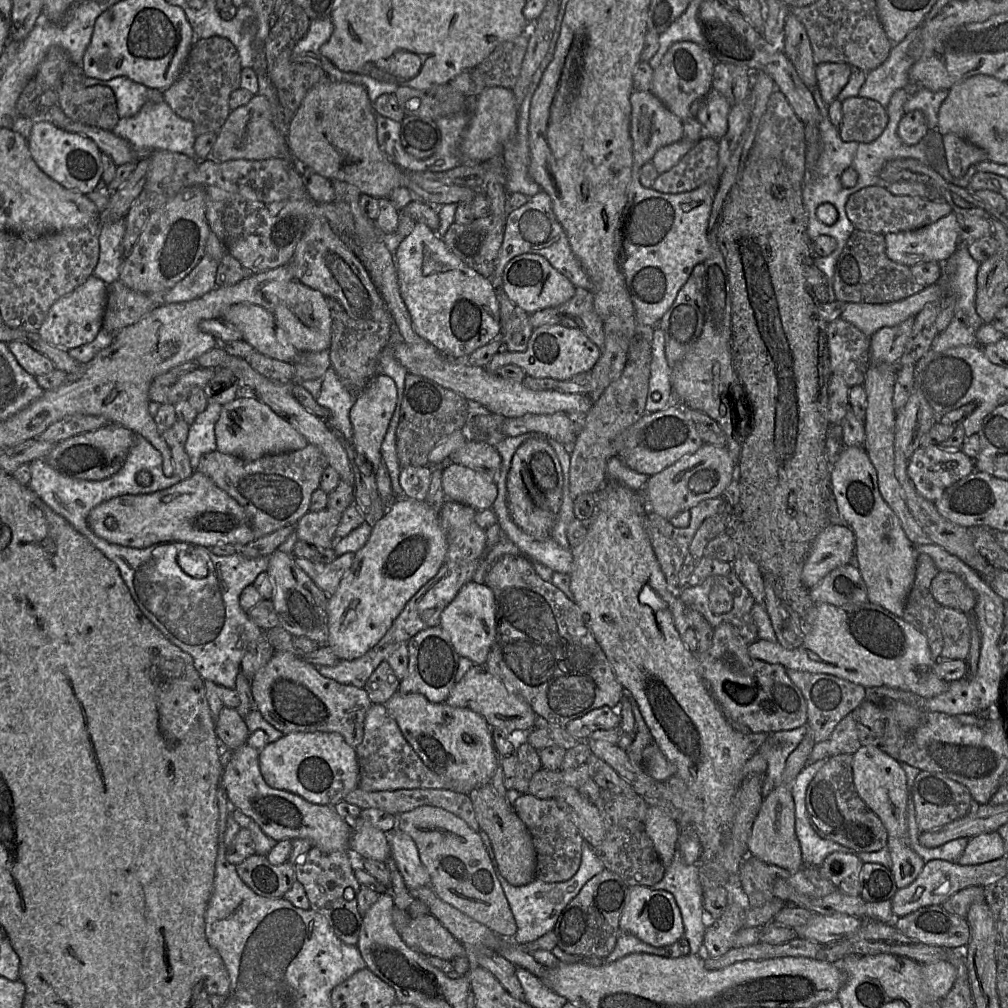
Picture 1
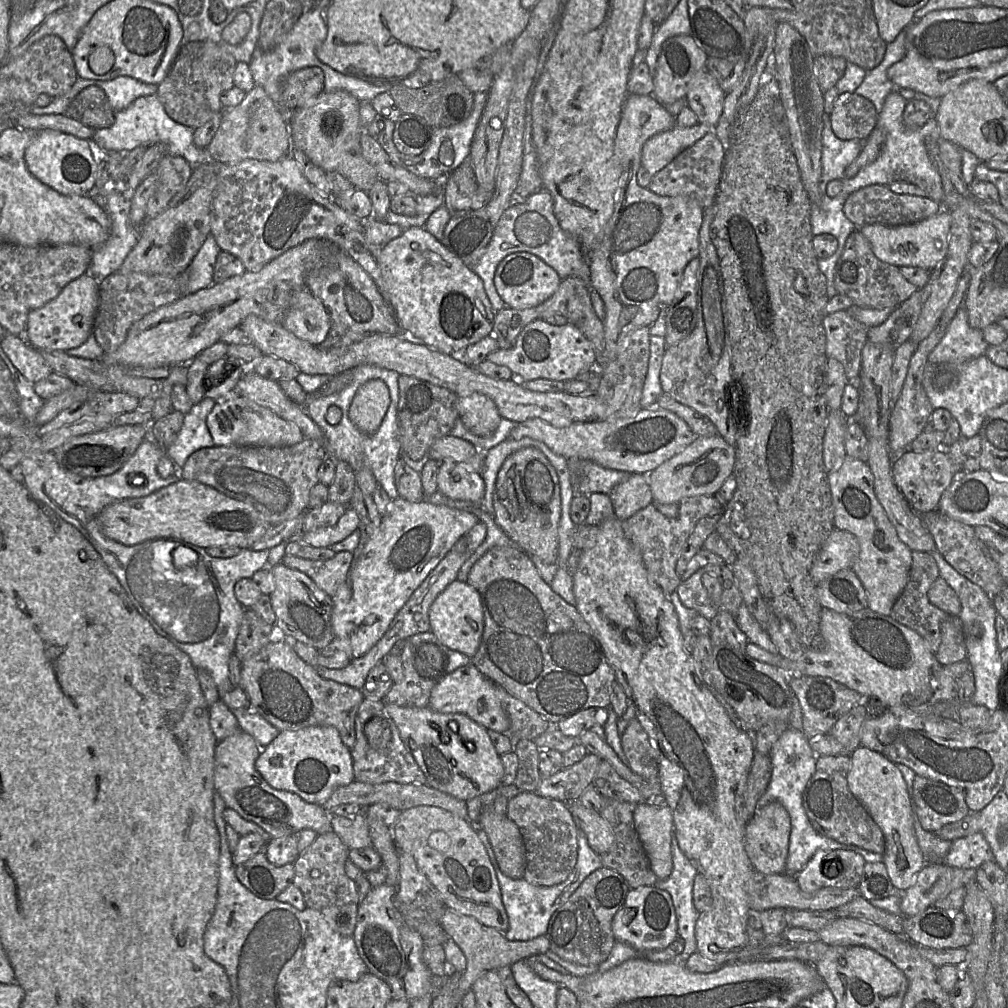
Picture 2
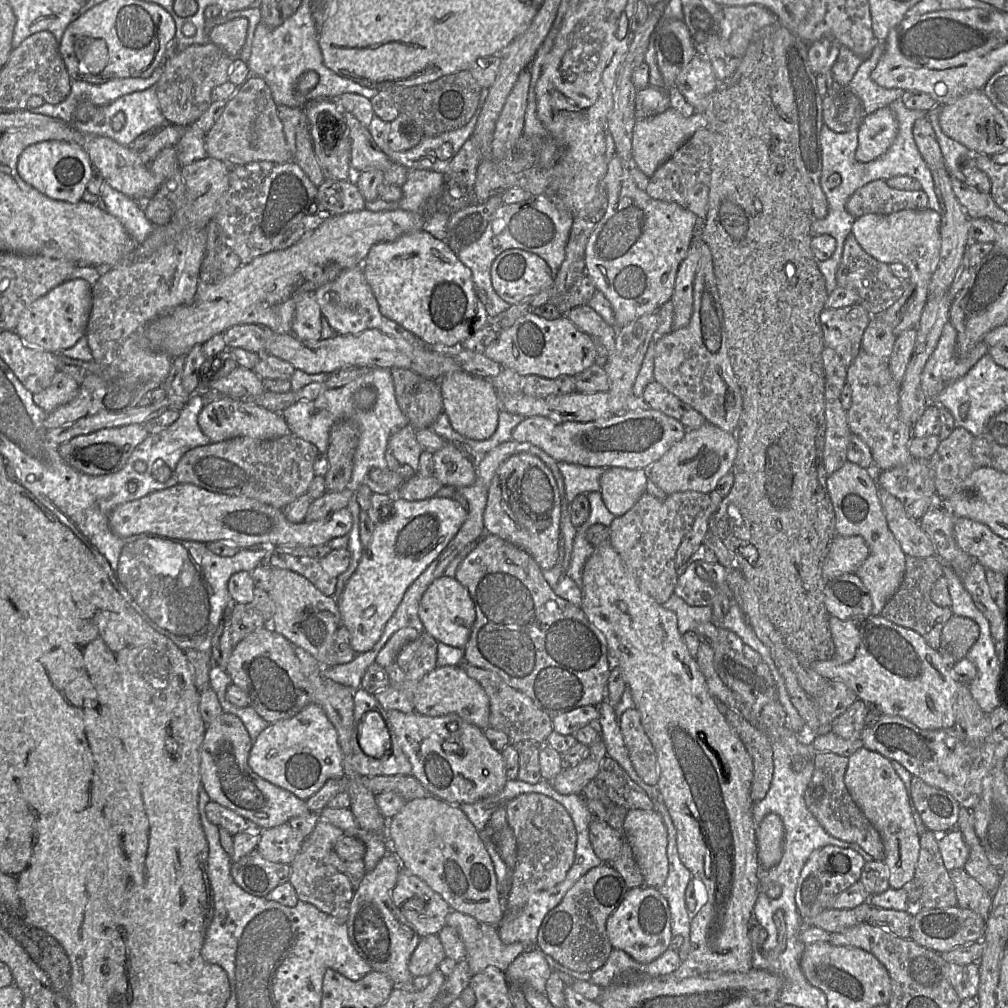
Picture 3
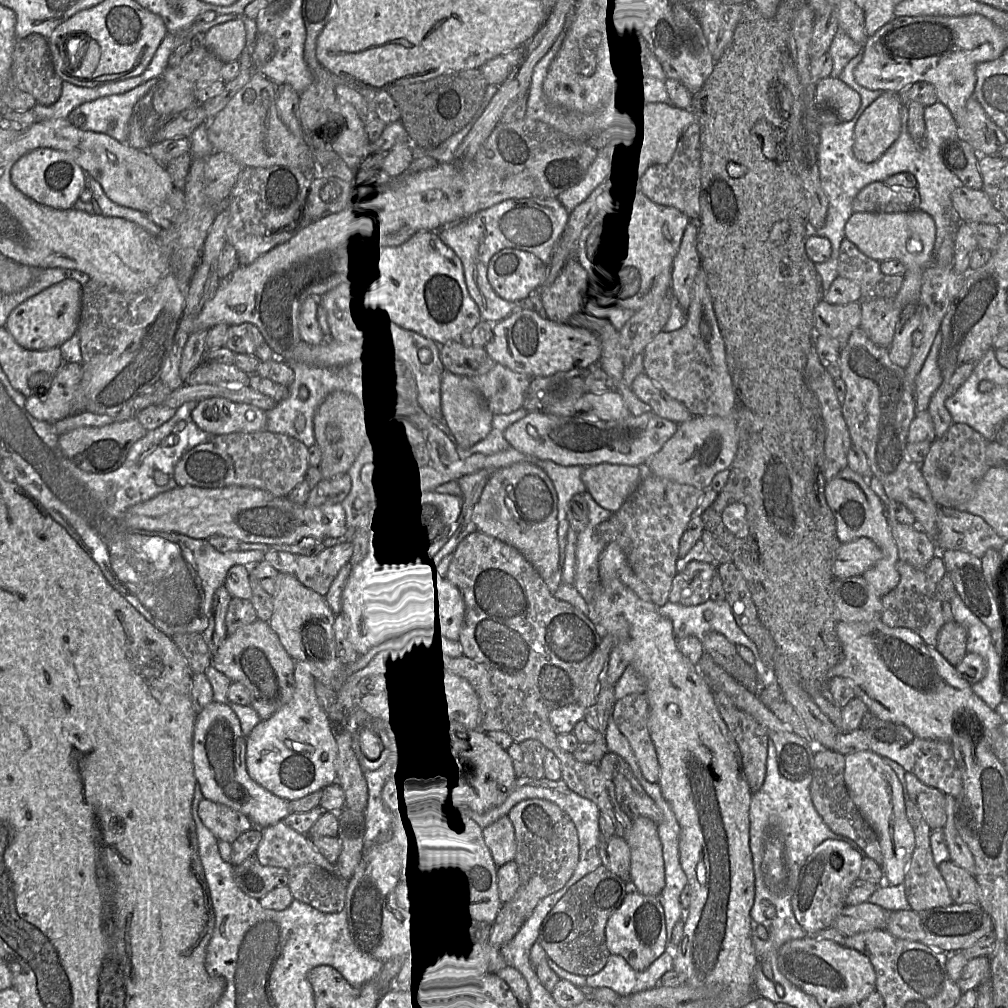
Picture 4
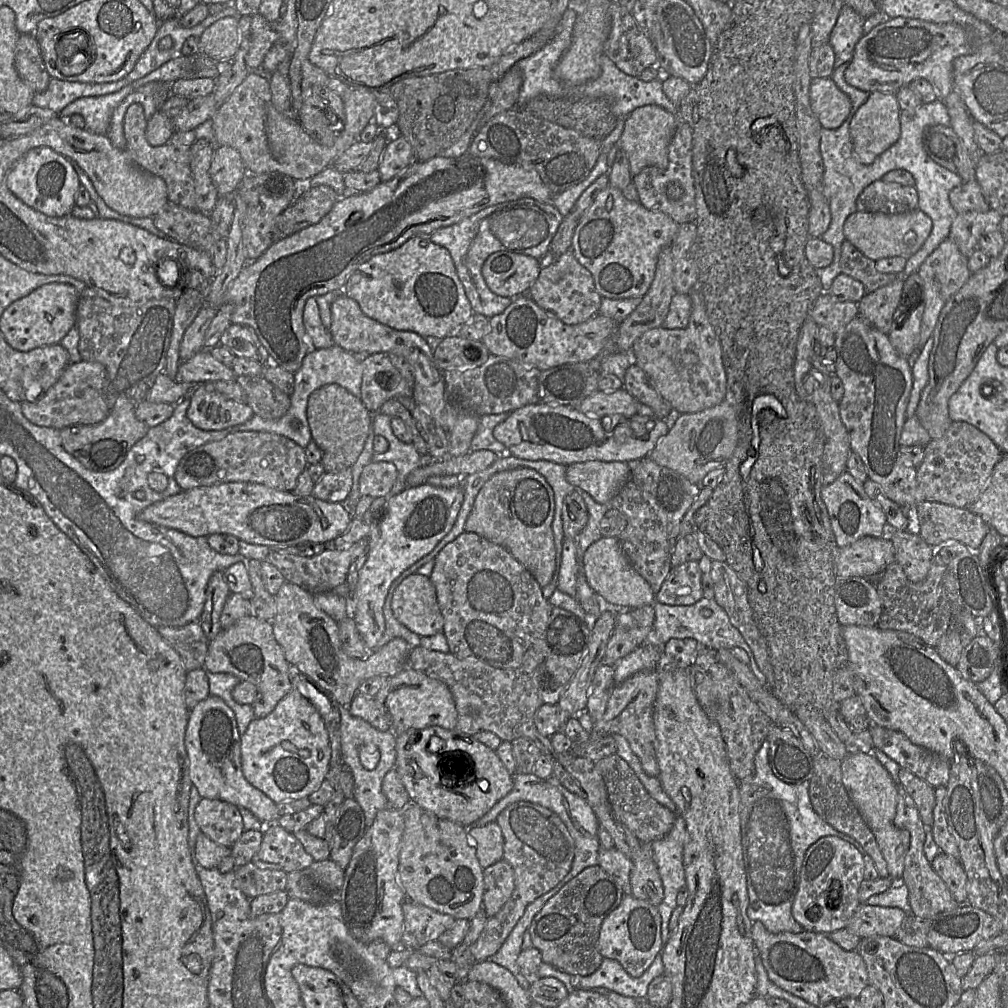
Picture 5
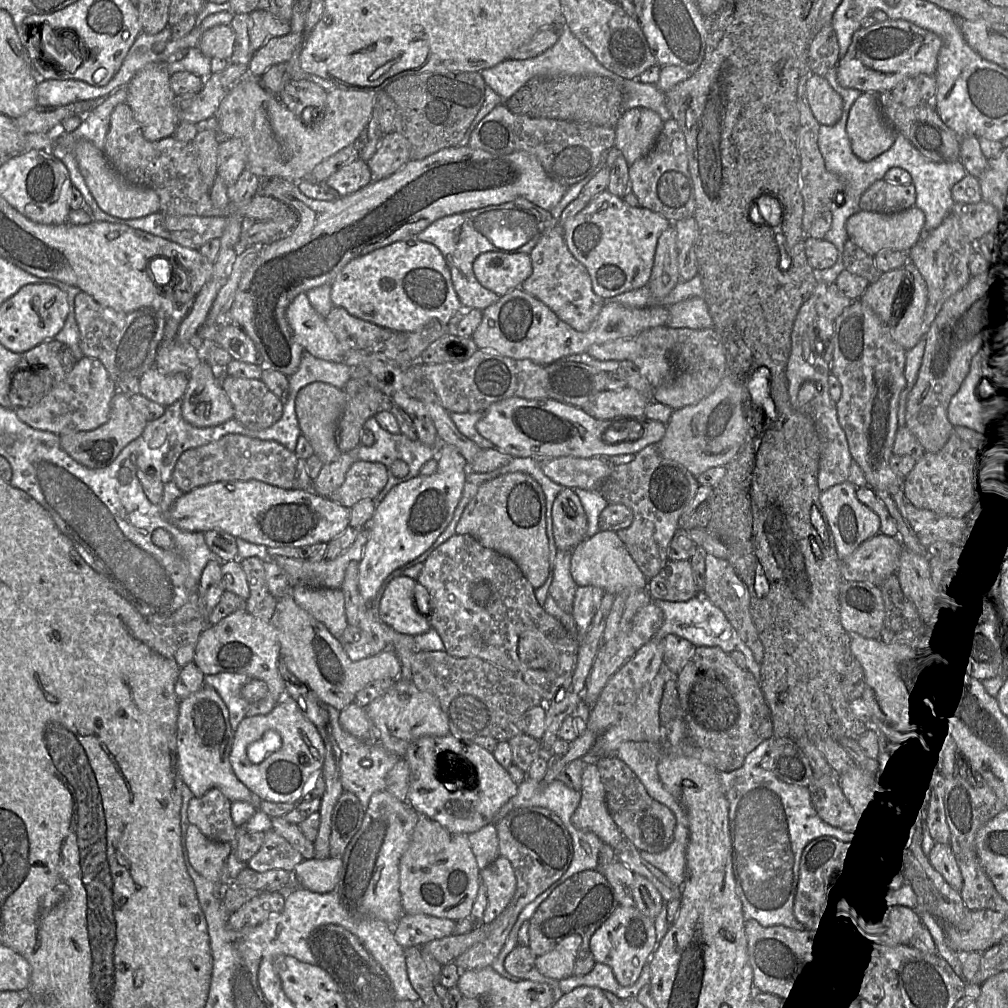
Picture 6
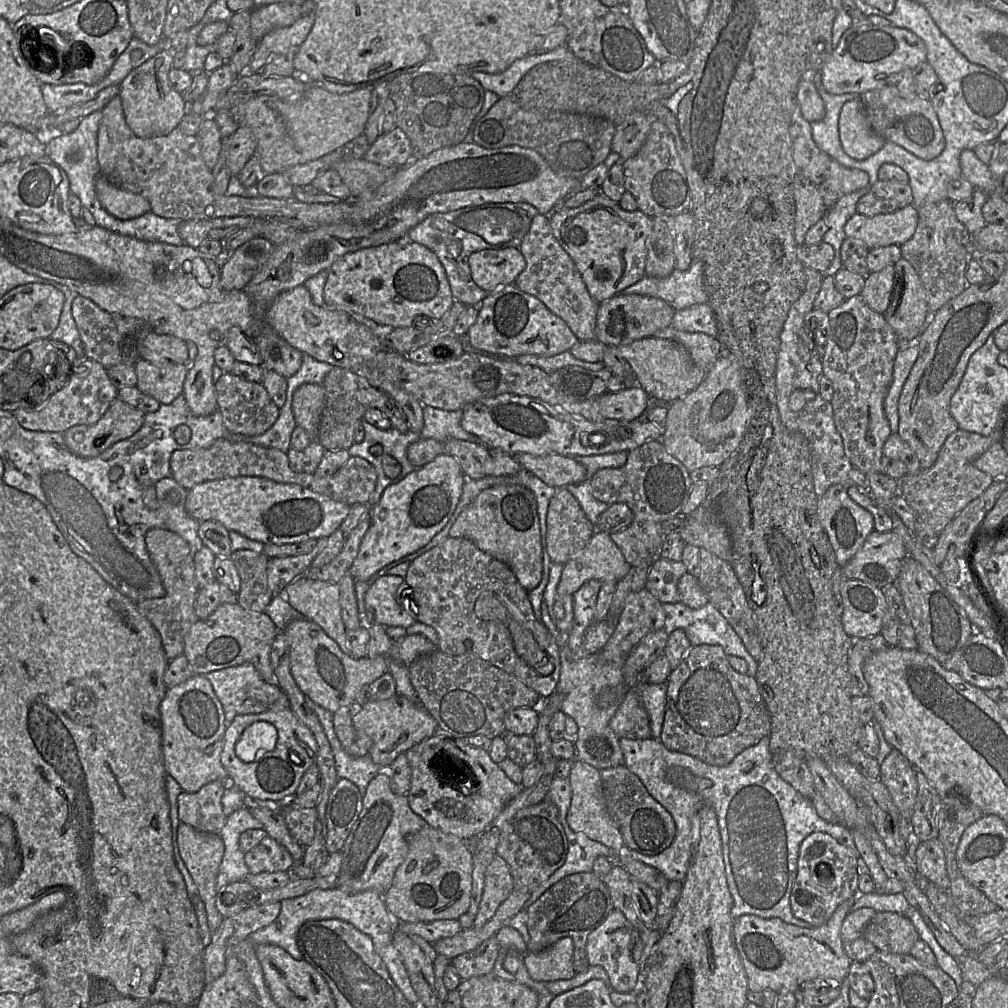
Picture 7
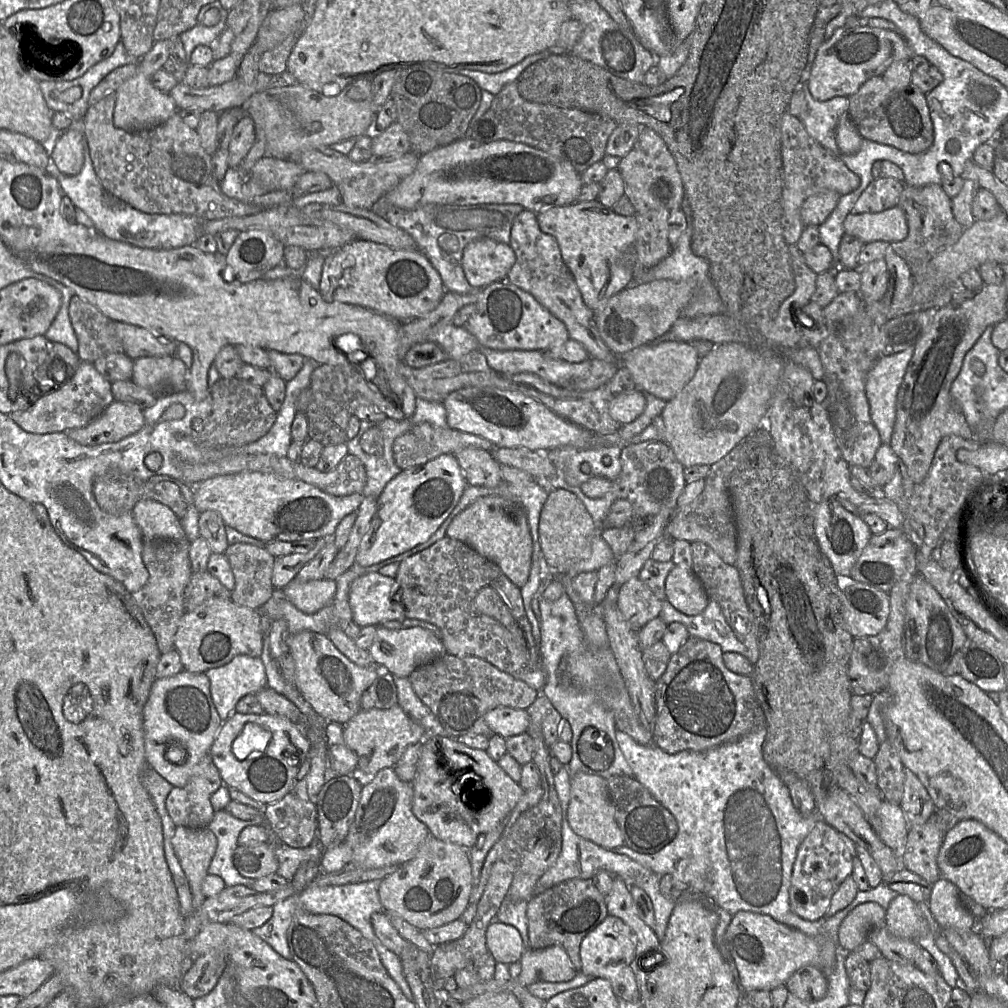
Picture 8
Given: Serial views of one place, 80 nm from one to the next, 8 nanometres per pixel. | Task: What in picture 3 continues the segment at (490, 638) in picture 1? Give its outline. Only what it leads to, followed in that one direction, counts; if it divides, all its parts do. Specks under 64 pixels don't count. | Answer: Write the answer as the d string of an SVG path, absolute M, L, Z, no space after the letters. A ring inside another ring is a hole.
M442 576L434 580L424 592L419 603L418 615L424 632L438 642L463 649L469 640L476 611L468 590L454 577Z

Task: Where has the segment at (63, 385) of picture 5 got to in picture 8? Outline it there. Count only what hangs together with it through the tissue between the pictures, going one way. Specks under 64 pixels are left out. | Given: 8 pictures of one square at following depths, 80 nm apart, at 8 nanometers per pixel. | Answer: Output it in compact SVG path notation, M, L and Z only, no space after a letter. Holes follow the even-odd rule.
M81 361L74 376L66 385L44 395L27 410L16 411L10 416L26 432L33 434L59 433L88 425L113 401L111 382L97 371L93 363Z

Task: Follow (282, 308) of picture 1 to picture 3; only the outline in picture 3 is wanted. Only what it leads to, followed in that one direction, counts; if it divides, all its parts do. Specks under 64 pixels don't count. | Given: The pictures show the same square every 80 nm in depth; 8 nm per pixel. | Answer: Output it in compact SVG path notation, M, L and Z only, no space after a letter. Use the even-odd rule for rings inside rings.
M314 292L304 293L296 305L291 331L301 340L319 341L322 338L322 317Z

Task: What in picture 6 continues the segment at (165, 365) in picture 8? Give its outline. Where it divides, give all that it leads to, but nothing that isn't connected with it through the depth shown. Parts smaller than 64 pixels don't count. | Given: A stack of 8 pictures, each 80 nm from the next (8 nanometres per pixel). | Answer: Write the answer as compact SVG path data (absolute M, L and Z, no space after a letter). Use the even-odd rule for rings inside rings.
M156 367L150 368L139 378L140 394L165 407L182 399L187 385L187 374L164 374Z

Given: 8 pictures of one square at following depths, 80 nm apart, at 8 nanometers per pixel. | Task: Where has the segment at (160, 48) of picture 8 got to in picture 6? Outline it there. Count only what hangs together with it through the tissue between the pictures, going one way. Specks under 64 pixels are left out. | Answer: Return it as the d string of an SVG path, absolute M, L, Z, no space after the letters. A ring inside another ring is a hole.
M167 63L147 64L126 85L127 97L124 104L131 109L134 119L141 127L143 137L151 142L172 136L180 122L180 111L174 103L176 95L170 87Z

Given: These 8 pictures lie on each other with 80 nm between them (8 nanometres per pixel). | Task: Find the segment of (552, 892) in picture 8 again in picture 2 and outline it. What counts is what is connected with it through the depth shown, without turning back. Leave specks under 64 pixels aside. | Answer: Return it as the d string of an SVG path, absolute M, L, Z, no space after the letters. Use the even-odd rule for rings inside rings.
M601 867L592 872L551 916L545 934L549 950L572 963L600 965L610 955L616 943L612 920L625 903L629 889L625 879L610 868Z

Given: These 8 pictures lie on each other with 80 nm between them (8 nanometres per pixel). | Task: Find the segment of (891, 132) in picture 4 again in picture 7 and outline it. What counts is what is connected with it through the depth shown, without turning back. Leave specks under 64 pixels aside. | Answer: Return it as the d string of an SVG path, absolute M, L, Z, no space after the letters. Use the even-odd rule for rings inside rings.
M859 97L844 104L838 128L843 150L856 160L867 159L886 142L871 129Z

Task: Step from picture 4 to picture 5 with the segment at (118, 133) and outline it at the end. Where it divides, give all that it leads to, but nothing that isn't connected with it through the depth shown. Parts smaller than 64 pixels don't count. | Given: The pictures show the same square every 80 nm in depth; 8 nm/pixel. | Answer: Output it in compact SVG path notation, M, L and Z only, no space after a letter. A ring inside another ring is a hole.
M128 85L112 94L75 100L59 113L59 117L67 120L72 115L80 115L85 121L84 130L106 135L115 108L137 89L139 88L132 89L131 85Z

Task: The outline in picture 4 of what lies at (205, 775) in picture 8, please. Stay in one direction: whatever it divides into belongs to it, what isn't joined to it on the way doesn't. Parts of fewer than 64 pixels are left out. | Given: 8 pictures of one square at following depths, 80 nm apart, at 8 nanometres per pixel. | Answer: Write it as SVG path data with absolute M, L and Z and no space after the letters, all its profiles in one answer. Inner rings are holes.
M206 798L199 803L198 816L217 840L231 844L242 833L253 828L246 815Z

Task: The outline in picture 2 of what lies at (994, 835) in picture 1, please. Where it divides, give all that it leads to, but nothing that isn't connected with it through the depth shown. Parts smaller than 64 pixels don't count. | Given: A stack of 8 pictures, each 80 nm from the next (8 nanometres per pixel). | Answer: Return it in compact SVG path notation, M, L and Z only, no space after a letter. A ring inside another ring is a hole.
M977 832L954 840L944 863L955 868L976 869L993 859L993 852L986 838L981 832Z

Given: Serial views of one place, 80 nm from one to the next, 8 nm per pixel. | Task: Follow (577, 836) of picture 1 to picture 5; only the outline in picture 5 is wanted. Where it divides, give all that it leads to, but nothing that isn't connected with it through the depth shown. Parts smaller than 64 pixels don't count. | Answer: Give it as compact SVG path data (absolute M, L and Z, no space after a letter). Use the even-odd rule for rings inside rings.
M528 801L508 806L496 819L504 838L503 858L515 873L515 889L509 901L498 913L490 917L479 938L471 945L471 953L476 962L483 962L494 956L524 915L526 908L538 897L554 888L571 870L575 857L575 841L563 821L551 810Z

